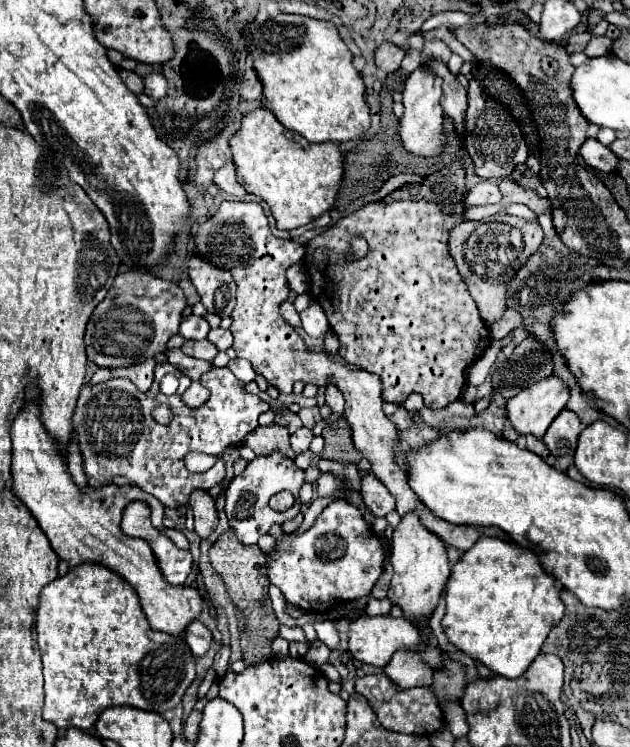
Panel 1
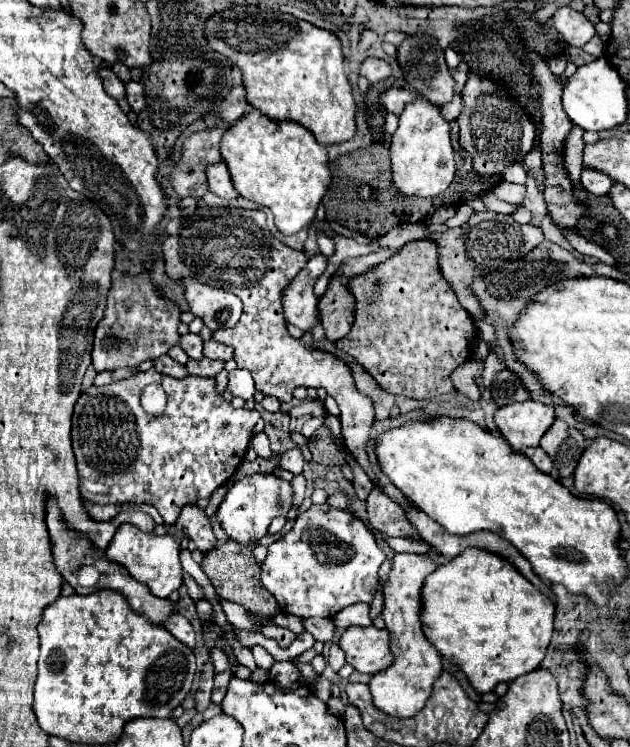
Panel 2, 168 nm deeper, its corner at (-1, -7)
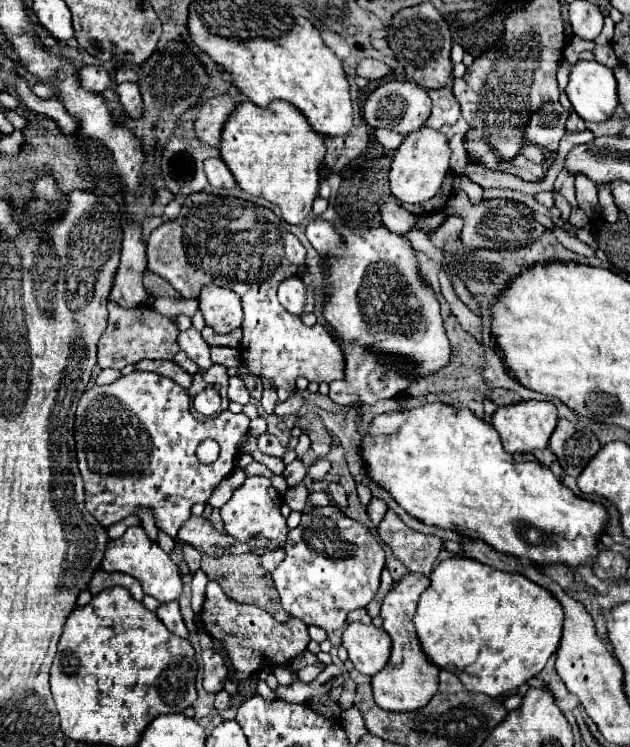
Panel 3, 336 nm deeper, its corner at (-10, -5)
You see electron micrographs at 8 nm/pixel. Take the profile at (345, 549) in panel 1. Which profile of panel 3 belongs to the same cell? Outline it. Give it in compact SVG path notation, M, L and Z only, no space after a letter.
M334 504L304 512L302 522L288 532L284 550L286 558L272 572L284 610L326 632L342 628L346 614L364 608L380 586L384 544L362 522L344 516Z

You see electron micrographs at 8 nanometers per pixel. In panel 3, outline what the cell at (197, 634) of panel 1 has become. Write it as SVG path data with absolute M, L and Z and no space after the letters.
M166 602L158 608L158 618L168 626L168 630L172 630L174 634L178 634L180 638L188 638L188 628L182 620L182 614L180 614L180 606L178 602Z

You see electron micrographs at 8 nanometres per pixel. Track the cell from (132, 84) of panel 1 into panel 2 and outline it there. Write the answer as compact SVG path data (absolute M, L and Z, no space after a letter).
M101 66L97 74L99 74L99 78L103 80L105 92L107 92L109 96L115 96L117 100L125 98L125 86L123 86L123 82L121 82L121 80L119 80L107 66Z

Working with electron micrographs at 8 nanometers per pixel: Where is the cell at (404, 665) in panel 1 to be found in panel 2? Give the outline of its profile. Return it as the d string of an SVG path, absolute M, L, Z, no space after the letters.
M395 554L391 572L385 580L383 596L383 612L381 618L385 622L385 630L391 636L391 652L393 652L393 664L385 672L377 672L369 680L369 690L373 696L373 704L397 718L409 718L415 716L427 702L433 690L435 678L441 674L441 656L435 652L433 644L425 640L425 634L421 632L419 614L421 614L421 586L429 572L433 572L437 566L419 554Z

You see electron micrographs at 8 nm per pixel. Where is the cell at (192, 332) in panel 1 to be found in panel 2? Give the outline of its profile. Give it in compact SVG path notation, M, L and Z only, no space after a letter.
M185 334L179 340L179 346L185 350L185 354L193 360L201 360L203 358L203 340L199 334Z

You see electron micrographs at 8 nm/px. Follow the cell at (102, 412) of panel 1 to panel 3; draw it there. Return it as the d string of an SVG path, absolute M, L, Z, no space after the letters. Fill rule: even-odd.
M132 372L108 386L94 386L82 394L74 424L78 468L86 488L86 508L104 528L134 514L136 506L152 508L156 512L156 524L170 536L176 536L180 526L190 518L192 506L198 502L208 504L212 490L232 474L248 430L250 418L230 410L220 412L208 422L198 422L190 414L188 390L154 372ZM206 438L220 444L220 456L212 464L202 464L196 458L196 448Z

